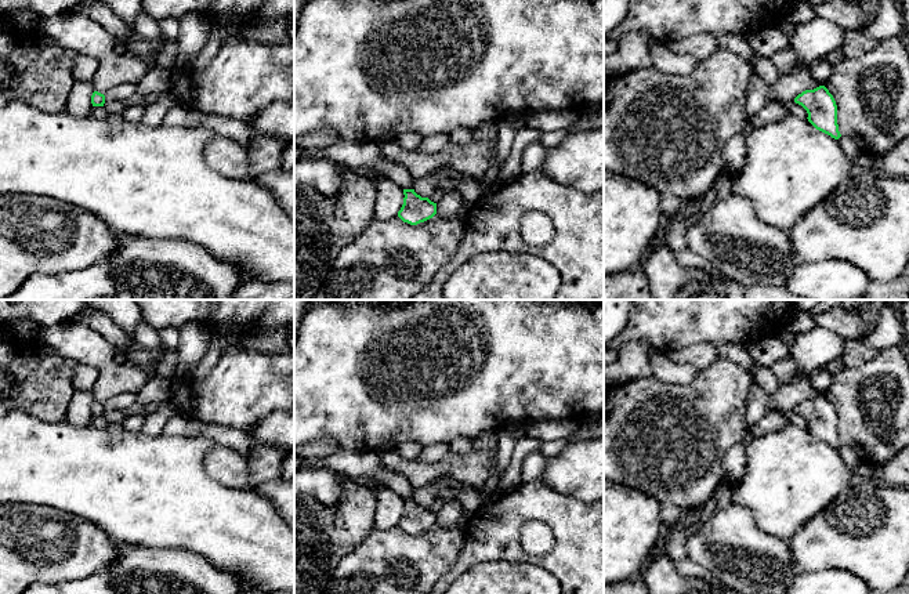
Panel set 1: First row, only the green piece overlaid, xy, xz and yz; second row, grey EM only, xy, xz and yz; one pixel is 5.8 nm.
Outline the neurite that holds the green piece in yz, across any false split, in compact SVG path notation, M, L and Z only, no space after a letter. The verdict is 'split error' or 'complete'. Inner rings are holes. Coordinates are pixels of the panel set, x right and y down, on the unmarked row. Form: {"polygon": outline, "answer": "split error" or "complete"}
{"polygon": "M825 395L805 399L794 408L808 423L808 431L819 441L834 449L841 446L837 434L837 414Z", "answer": "complete"}

